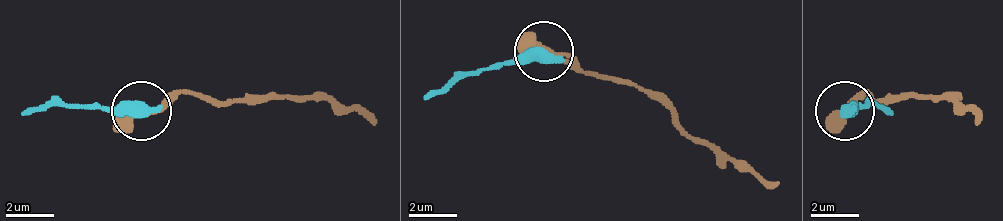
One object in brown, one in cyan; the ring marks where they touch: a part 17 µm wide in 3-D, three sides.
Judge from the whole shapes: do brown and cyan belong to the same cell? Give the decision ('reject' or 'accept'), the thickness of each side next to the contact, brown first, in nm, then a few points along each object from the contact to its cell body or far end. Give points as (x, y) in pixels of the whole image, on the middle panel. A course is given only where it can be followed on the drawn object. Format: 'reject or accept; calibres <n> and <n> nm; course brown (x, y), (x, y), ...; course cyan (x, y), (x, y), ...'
accept; calibres 320 and 600 nm; course brown (545, 49), (640, 85), (694, 139), (724, 151), (777, 181); course cyan (545, 49), (456, 73), (426, 97)

